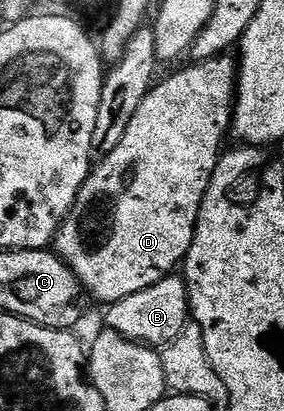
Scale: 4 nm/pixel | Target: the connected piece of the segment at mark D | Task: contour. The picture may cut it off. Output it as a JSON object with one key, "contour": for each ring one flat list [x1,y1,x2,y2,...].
{"contour":[[223,55,221,57,213,57,207,61,190,63,187,69,182,69,179,73,172,74,167,81,159,80,151,88,150,94,140,103,140,107,136,107,136,115,132,115,132,123,128,123,128,131,124,131,124,139,120,139,116,151,112,151,112,155,101,158,91,168,90,177,84,183,84,187,76,199,74,210,71,211,69,217,66,218,65,223,59,229,56,238,56,252,58,256,74,272,83,290,89,296,91,293,96,300,103,301,103,306,109,307,116,301,128,299,128,295,136,295,140,291,144,291,148,287,160,283,160,279,171,276,177,270,174,268,177,265,179,268,185,262,188,251,192,247,192,239,198,226,200,207,202,206,204,195,208,191,208,183,216,171,219,157,224,152,222,140,225,139,226,133,228,137,232,129,234,95,238,84,238,67,235,58,232,58,233,56]]}

